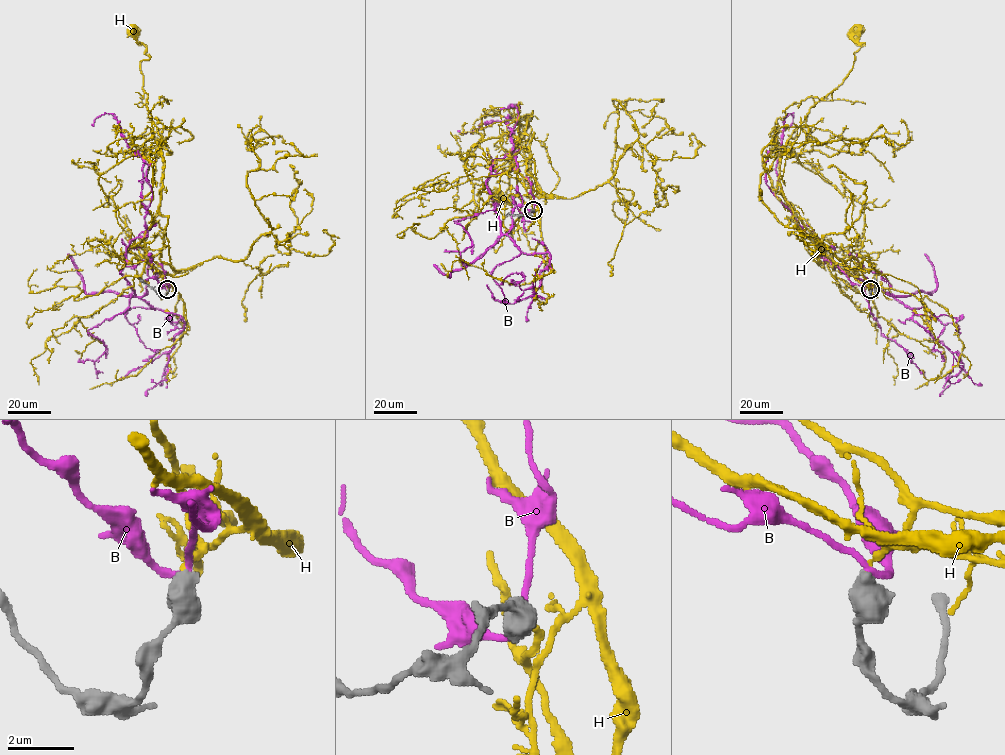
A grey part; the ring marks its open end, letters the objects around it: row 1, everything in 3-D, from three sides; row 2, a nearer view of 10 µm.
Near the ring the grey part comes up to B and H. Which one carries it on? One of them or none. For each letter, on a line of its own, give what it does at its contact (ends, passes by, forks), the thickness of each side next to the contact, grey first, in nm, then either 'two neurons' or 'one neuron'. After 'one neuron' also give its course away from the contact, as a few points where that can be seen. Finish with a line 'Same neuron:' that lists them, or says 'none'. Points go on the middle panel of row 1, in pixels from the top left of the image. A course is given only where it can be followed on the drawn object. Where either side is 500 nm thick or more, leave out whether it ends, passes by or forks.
B: calibres 750 and 190 nm; two neurons
H: calibres 650 and 170 nm; one neuron; course (533, 210), (537, 208), (510, 157), (528, 119), (513, 151), (506, 193), (515, 194), (509, 203), (501, 198)
Same neuron: H

